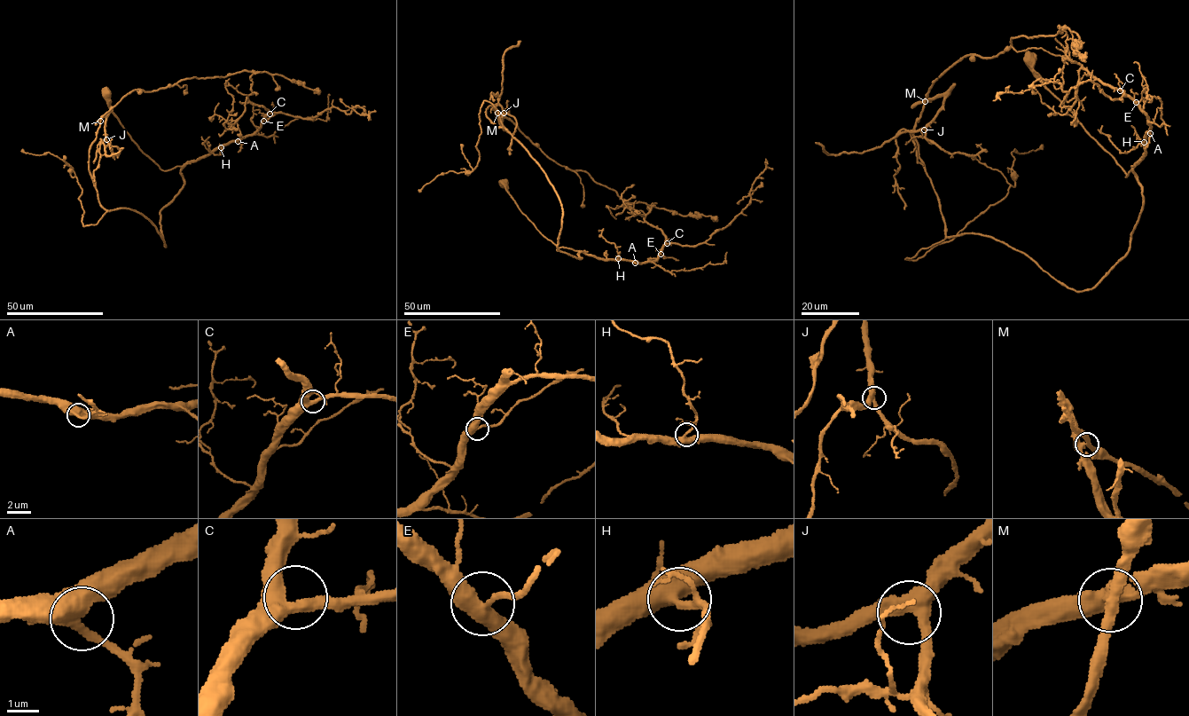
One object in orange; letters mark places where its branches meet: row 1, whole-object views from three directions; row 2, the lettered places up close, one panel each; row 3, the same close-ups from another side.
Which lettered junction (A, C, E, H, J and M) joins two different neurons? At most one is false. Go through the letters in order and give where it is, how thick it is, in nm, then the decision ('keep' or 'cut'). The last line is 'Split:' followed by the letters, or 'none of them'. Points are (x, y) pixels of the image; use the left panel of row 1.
A: (238, 141) | 400 nm | keep
C: (269, 114) | 360 nm | keep
E: (263, 121) | 400 nm | keep
H: (221, 147) | 400 nm | keep
J: (106, 139) | 380 nm | keep
M: (100, 121) | 400 nm | cut
Split: M

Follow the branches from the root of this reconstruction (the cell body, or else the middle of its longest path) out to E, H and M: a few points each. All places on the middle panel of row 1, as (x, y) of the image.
E: (504, 183), (520, 211), (558, 247), (582, 251), (604, 259), (640, 263), (653, 262), (660, 254)
H: (504, 183), (520, 211), (558, 247), (582, 251), (604, 259), (618, 258)
M: (504, 183), (543, 235), (582, 258), (558, 250), (559, 198), (540, 164), (486, 109), (492, 106), (496, 114)

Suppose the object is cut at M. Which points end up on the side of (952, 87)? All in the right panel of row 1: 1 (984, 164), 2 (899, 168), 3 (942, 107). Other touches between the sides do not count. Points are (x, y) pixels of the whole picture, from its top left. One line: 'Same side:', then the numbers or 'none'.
Same side: 2, 3

